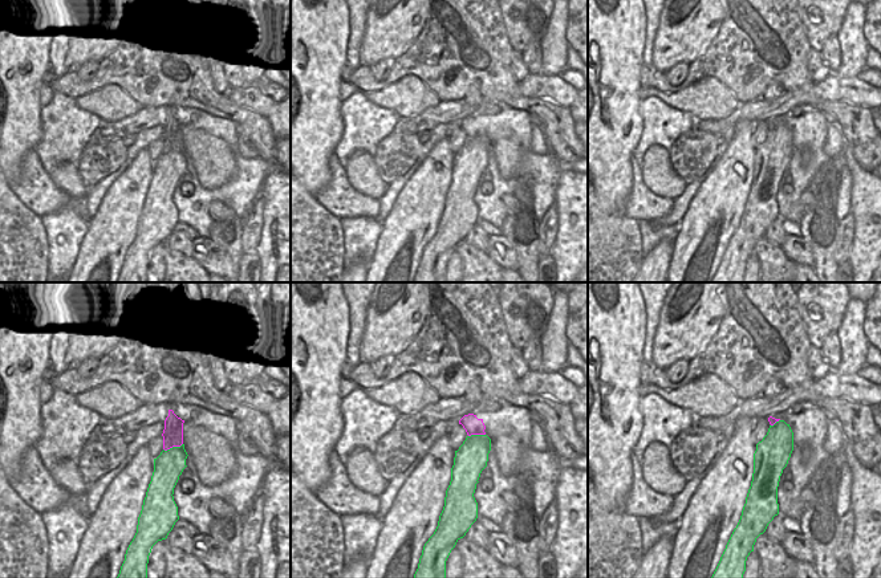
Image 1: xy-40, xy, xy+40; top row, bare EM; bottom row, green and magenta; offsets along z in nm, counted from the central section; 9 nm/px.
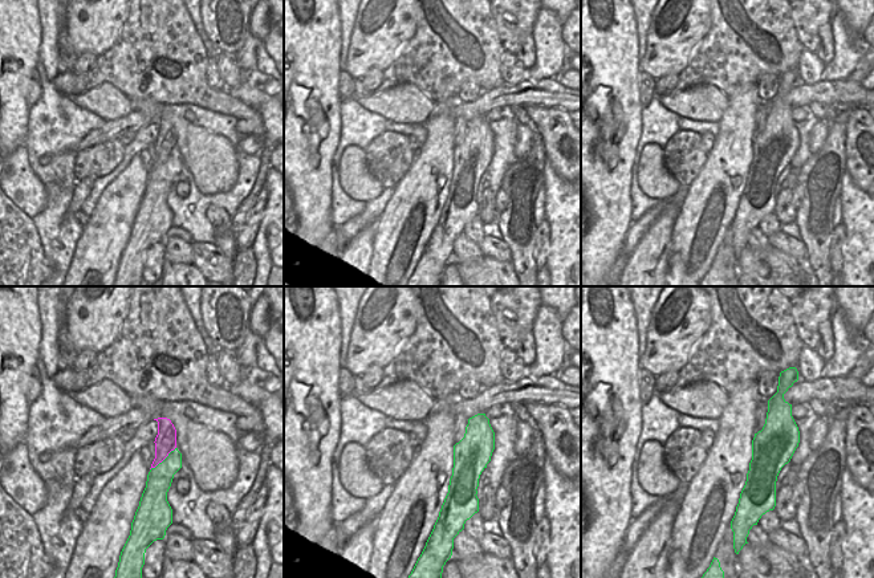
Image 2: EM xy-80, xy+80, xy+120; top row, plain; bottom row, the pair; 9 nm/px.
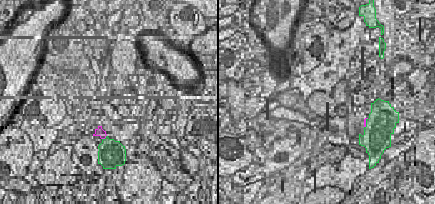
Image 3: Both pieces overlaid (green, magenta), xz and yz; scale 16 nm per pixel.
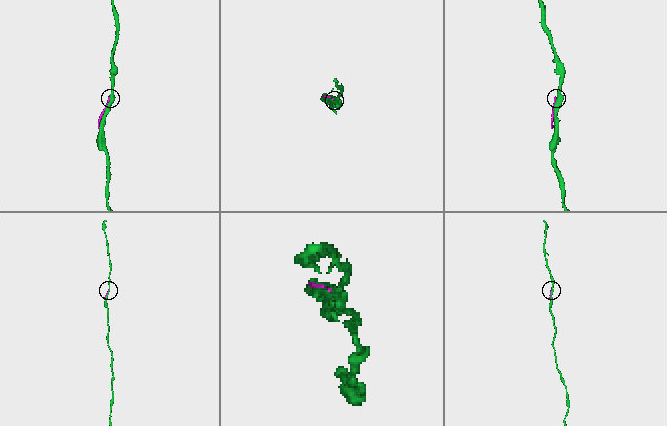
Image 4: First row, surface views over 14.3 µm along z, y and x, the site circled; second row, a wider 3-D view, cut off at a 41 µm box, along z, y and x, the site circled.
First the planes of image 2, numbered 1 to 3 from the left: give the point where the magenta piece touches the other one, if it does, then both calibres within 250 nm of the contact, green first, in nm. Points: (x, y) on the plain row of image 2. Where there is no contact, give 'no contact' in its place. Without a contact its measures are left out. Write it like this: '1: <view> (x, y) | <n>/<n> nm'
1: xy-80 (163, 163) | 220/190 nm
2: no contact
3: no contact

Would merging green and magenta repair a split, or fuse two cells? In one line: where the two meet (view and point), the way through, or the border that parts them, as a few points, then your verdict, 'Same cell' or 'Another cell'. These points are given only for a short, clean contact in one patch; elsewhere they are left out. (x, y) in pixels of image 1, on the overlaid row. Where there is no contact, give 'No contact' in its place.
Touches green at xy-40 (173, 447). Another cell

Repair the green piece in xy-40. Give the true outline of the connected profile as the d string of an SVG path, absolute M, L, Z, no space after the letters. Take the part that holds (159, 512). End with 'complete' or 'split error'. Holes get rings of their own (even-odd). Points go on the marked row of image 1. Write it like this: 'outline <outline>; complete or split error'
outline M184 444L162 451L154 459L154 472L149 484L137 533L130 542L117 578L147 578L149 555L153 546L166 540L179 520L174 501L174 488L186 465Z; complete

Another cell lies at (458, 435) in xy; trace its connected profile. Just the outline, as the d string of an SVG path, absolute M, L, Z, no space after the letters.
M458 424L452 428L452 431L448 434L448 436L450 436L450 444L451 444L452 449L458 451L468 435L467 435L466 430L463 428L463 426Z

